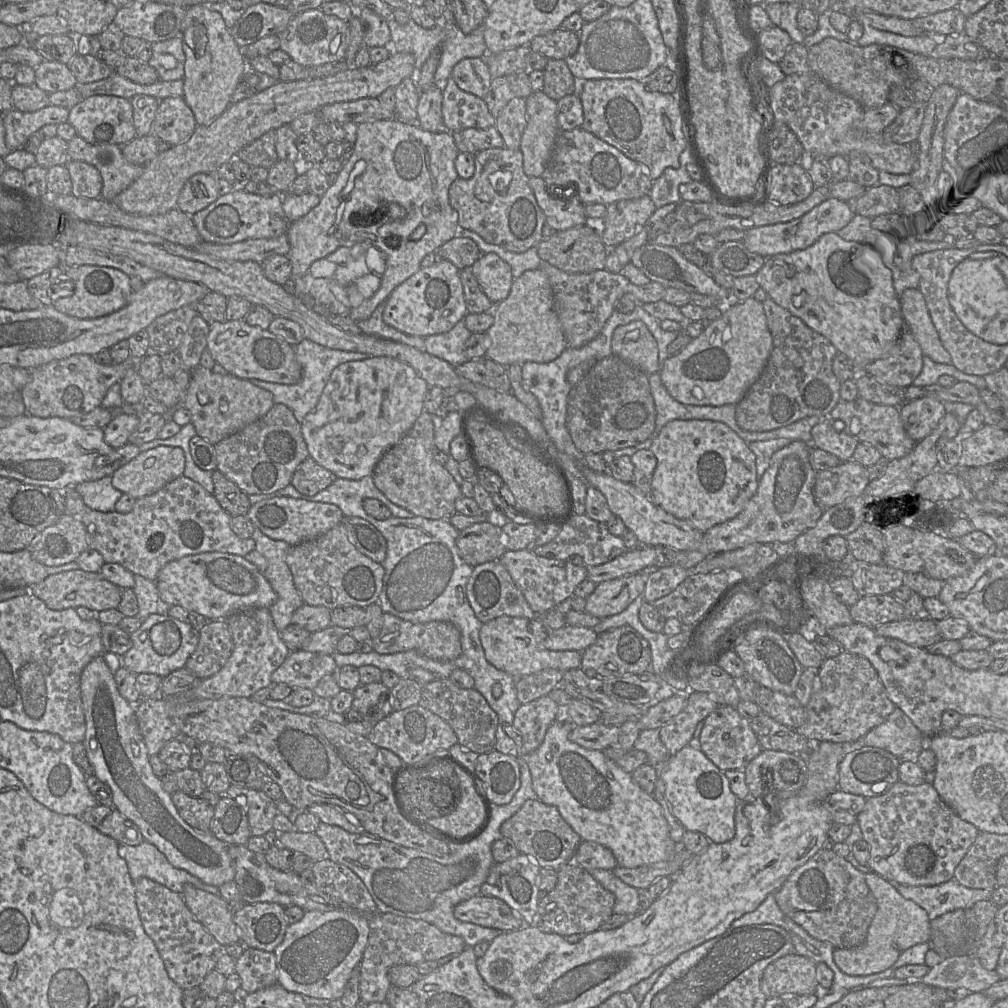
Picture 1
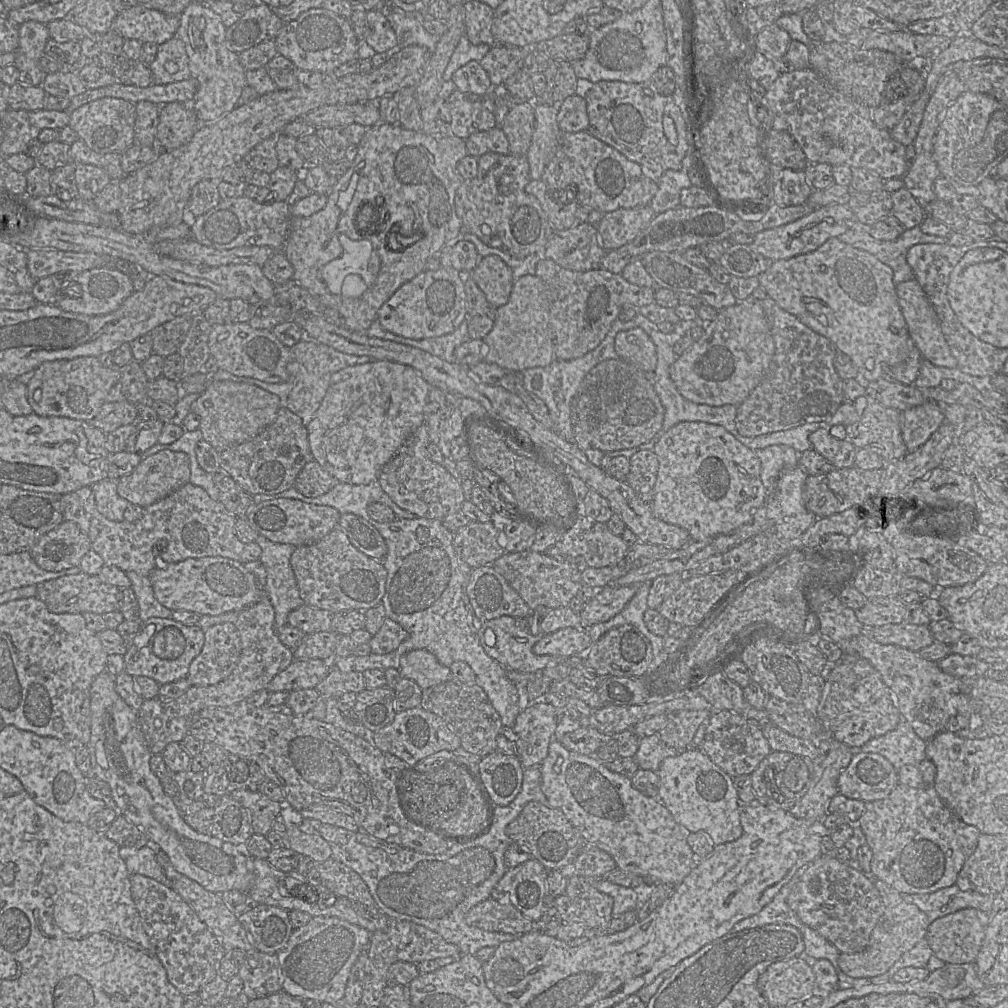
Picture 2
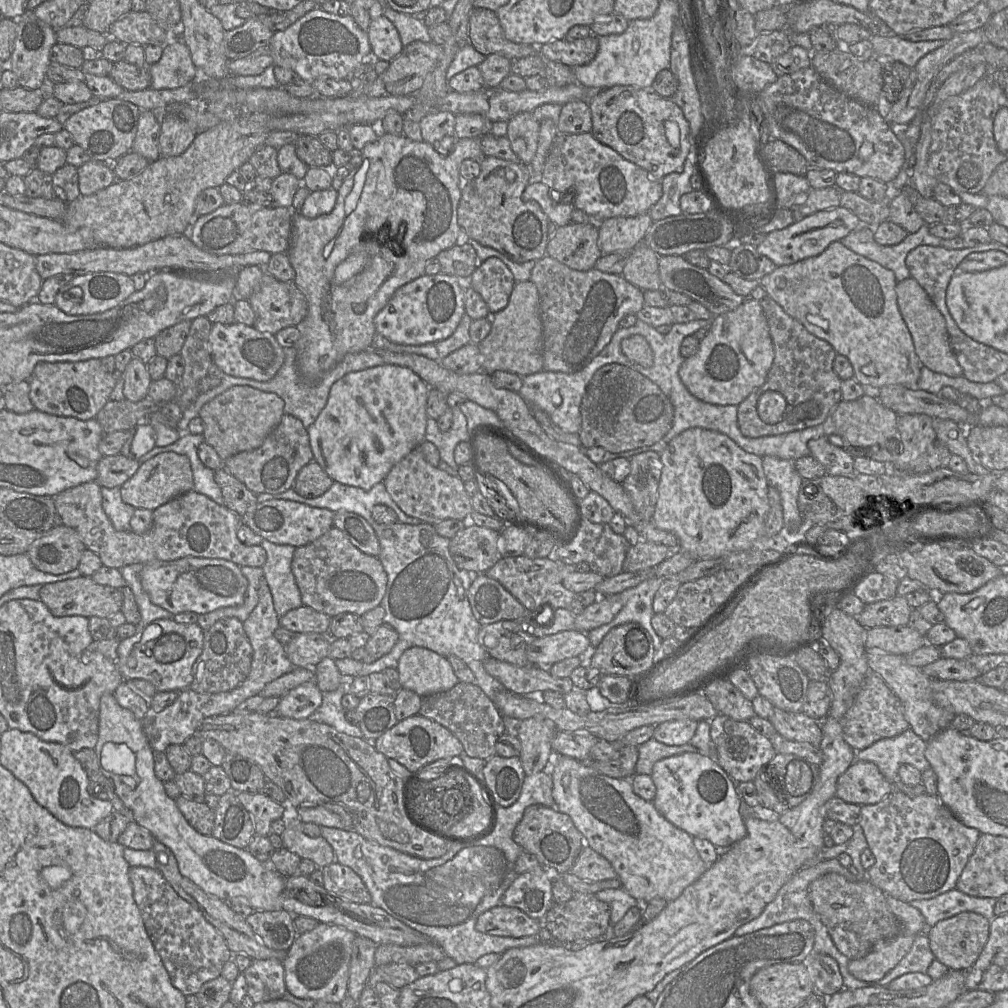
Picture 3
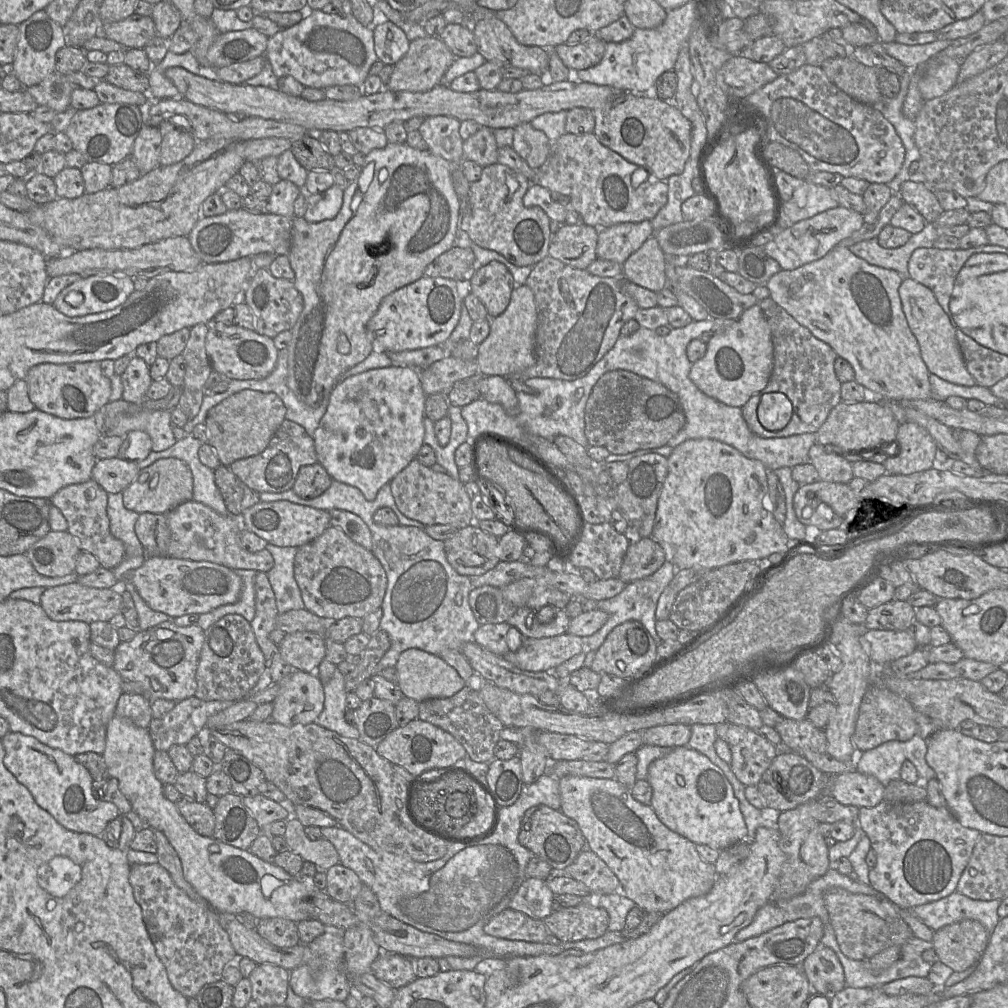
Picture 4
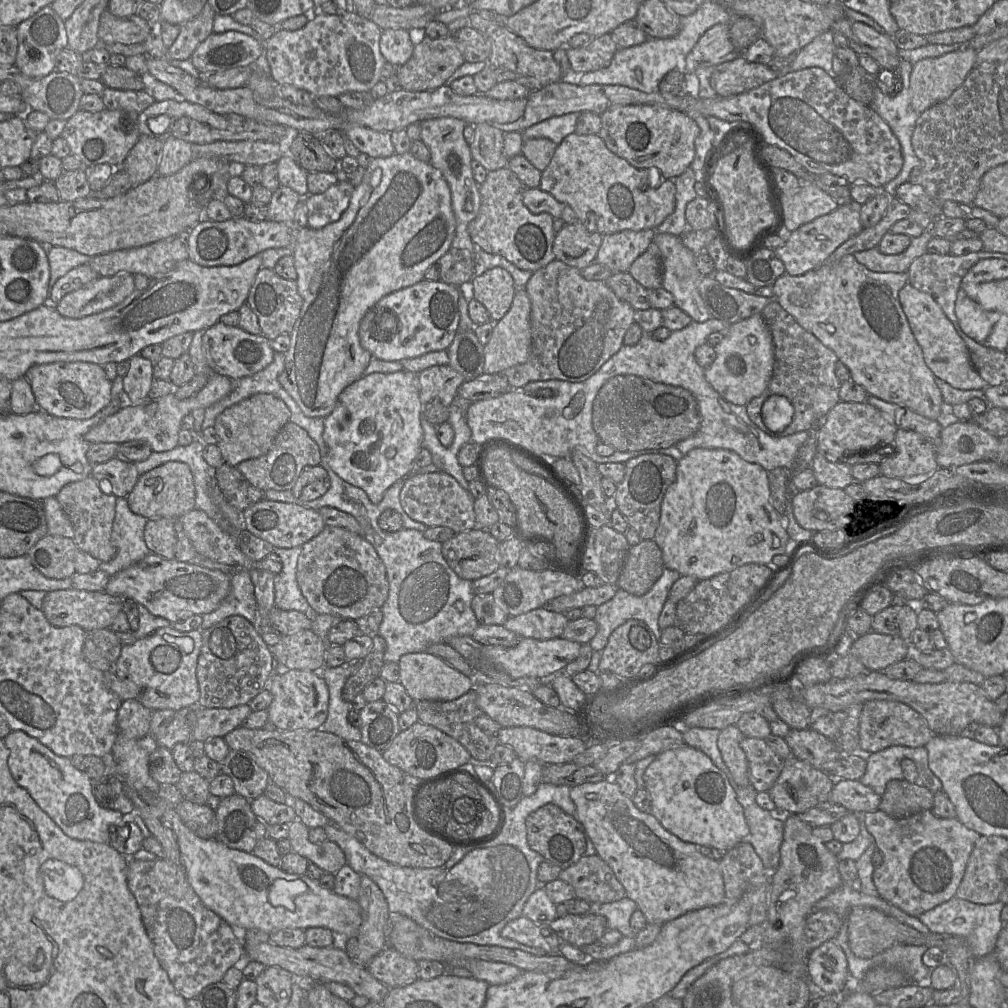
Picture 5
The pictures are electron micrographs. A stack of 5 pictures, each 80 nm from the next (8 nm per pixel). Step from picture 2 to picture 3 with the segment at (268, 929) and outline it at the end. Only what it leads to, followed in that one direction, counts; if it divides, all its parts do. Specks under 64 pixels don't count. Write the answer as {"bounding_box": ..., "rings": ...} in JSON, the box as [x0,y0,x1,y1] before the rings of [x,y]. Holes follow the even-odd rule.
{"bounding_box":[245,911,298,951],"rings":[[[254,911],[245,918],[265,946],[288,951],[298,934],[293,925],[294,915],[287,911]]]}

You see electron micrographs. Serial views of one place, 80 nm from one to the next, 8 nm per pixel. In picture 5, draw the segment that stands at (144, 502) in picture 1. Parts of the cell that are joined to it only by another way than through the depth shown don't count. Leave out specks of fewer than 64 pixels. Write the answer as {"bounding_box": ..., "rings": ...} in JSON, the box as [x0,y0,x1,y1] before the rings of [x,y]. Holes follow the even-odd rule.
{"bounding_box":[55,475,282,575],"rings":[[[90,475],[83,480],[64,486],[55,498],[72,524],[73,540],[78,549],[89,553],[100,562],[112,560],[116,555],[116,548],[111,542],[111,534],[117,497],[113,494],[105,494],[99,487],[98,481]],[[194,508],[178,519],[192,546],[200,555],[216,562],[233,566],[236,569],[247,571],[251,569],[262,569],[275,575],[281,572],[282,563],[278,555],[271,553],[261,561],[251,560],[239,548],[238,537],[223,531],[204,511]]]}

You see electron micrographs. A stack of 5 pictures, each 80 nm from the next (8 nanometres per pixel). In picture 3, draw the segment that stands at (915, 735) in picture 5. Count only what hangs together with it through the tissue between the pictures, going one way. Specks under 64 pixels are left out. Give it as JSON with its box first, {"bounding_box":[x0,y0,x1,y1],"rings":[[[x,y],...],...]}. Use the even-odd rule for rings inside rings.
{"bounding_box":[841,671,910,750],"rings":[[[871,671],[866,676],[852,707],[841,719],[841,725],[844,740],[857,750],[863,750],[881,739],[898,736],[910,728],[900,699],[880,675]]]}

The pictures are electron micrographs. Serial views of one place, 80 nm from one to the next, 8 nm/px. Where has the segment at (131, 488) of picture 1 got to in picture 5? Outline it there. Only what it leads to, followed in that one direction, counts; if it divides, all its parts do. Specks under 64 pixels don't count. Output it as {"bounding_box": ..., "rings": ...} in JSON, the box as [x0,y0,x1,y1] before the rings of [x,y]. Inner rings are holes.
{"bounding_box":[126,462,195,519],"rings":[[[166,462],[141,474],[126,497],[129,508],[146,519],[180,518],[195,508],[195,486],[190,467],[184,462]]]}

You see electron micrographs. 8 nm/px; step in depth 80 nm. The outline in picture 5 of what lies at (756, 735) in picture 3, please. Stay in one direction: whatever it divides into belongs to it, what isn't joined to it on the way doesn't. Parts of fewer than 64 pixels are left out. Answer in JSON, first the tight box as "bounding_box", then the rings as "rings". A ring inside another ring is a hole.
{"bounding_box":[740,737,784,792],"rings":[[[744,737],[740,746],[747,757],[750,785],[758,792],[768,792],[778,779],[784,760],[764,739]]]}

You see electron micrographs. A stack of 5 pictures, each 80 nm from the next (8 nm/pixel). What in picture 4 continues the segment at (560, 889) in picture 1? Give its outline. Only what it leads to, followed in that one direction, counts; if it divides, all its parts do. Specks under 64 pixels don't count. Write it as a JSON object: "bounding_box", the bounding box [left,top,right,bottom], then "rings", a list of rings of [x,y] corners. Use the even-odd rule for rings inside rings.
{"bounding_box":[544,901,609,942],"rings":[[[582,901],[577,906],[554,909],[544,920],[550,933],[562,942],[594,939],[608,931],[609,914]]]}

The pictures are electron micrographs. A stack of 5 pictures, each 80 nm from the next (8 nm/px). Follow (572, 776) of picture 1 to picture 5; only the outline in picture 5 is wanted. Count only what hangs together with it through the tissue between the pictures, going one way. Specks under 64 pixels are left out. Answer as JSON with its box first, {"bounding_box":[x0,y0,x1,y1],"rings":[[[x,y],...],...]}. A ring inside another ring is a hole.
{"bounding_box":[570,777,725,926],"rings":[[[612,777],[570,787],[570,797],[576,808],[575,819],[583,825],[596,854],[612,869],[624,887],[626,897],[637,904],[647,923],[662,926],[690,911],[725,902],[725,887],[719,861],[702,855],[695,844],[682,841],[666,830],[651,813],[640,811],[632,799],[621,792]]]}

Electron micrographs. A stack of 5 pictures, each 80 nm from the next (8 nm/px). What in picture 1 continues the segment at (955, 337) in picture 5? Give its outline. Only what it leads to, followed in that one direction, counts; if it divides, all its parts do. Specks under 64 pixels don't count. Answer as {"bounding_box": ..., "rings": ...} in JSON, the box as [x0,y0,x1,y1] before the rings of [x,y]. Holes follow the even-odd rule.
{"bounding_box":[899,288,952,364],"rings":[[[907,288],[899,297],[905,326],[918,342],[923,355],[941,364],[952,364],[929,315],[924,296],[919,288]]]}

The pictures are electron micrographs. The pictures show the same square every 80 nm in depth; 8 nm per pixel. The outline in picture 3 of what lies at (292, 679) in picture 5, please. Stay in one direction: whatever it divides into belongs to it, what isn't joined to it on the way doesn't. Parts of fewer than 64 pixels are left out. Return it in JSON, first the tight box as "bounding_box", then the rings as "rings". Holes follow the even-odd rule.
{"bounding_box":[275,682,322,719],"rings":[[[315,682],[303,683],[280,697],[275,713],[286,718],[308,719],[320,707],[322,698]]]}

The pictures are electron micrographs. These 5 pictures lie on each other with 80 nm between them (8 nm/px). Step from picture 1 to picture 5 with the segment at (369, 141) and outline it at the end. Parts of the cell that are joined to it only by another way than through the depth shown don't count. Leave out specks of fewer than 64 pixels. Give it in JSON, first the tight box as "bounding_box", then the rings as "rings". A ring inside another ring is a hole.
{"bounding_box":[279,123,507,417],"rings":[[[486,123],[474,125],[474,138],[469,144],[471,157],[488,172],[507,167],[503,134],[502,130]],[[411,152],[393,154],[386,158],[373,158],[366,168],[362,182],[354,188],[350,203],[341,218],[323,228],[313,229],[309,226],[294,230],[293,259],[297,272],[297,287],[303,299],[300,315],[290,333],[290,346],[285,353],[285,367],[279,376],[282,387],[298,404],[302,412],[309,417],[327,417],[335,408],[342,391],[364,375],[372,355],[365,350],[359,339],[359,327],[365,314],[386,295],[412,286],[424,279],[428,268],[436,263],[451,248],[456,231],[456,219],[452,209],[450,187],[440,170],[431,163],[415,158]]]}

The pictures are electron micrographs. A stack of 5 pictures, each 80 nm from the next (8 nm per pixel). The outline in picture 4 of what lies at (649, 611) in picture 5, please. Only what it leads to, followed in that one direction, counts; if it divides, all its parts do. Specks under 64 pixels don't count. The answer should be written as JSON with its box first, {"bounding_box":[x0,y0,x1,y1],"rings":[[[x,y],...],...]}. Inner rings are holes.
{"bounding_box":[583,561,677,651],"rings":[[[666,561],[652,575],[627,584],[625,588],[616,596],[609,599],[597,601],[596,609],[605,611],[609,615],[609,617],[607,622],[597,632],[595,632],[591,636],[583,638],[584,649],[586,648],[587,650],[594,651],[598,650],[607,635],[614,627],[629,620],[635,620],[642,623],[654,639],[655,644],[659,646],[662,640],[659,637],[655,627],[655,612],[657,602],[661,593],[670,584],[676,572],[677,568],[670,561]]]}

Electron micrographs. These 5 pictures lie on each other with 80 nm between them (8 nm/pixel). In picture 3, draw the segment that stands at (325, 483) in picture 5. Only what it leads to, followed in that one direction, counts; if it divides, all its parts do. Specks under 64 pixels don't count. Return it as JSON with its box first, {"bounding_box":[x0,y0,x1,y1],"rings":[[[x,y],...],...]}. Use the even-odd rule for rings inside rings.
{"bounding_box":[293,460,334,498],"rings":[[[313,460],[298,472],[293,489],[305,498],[317,498],[324,494],[333,483],[334,480]]]}

